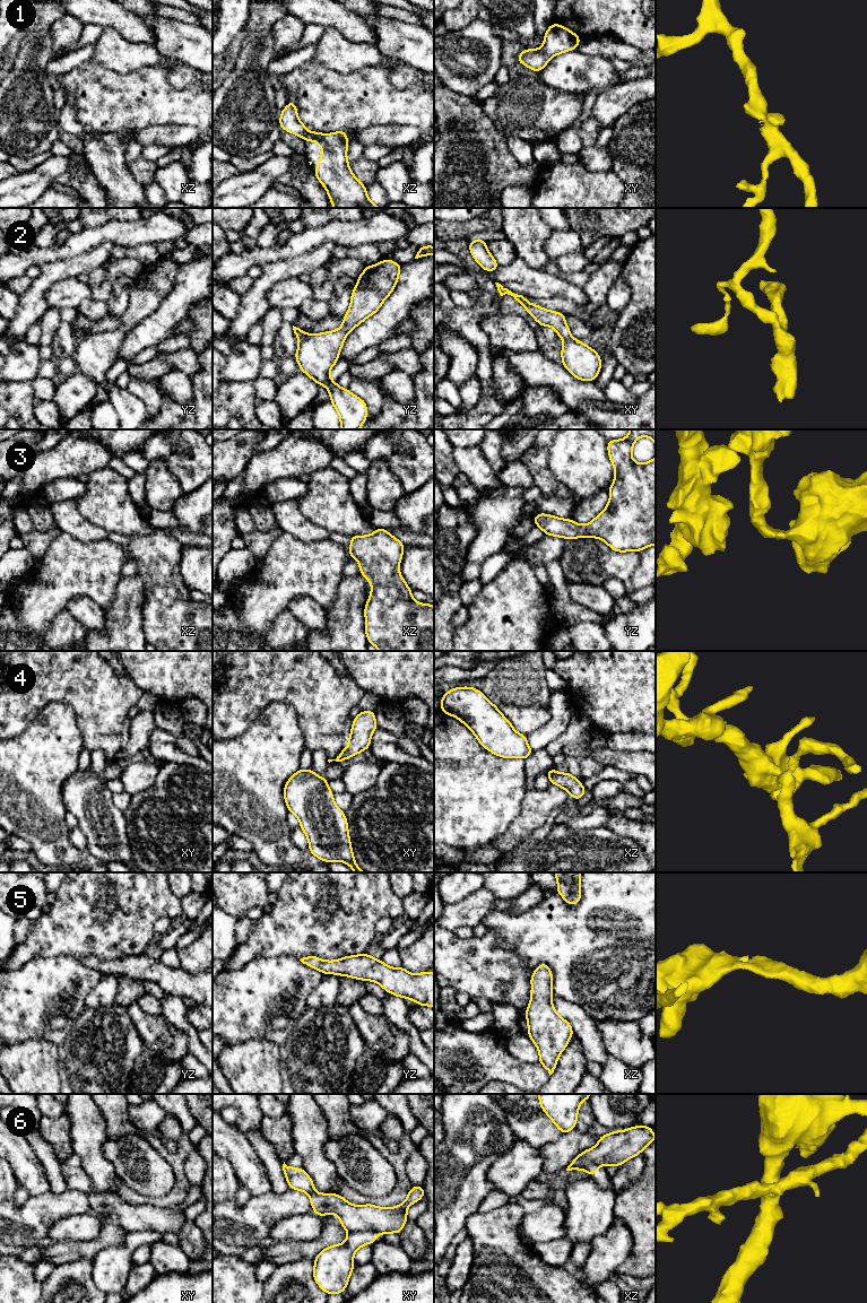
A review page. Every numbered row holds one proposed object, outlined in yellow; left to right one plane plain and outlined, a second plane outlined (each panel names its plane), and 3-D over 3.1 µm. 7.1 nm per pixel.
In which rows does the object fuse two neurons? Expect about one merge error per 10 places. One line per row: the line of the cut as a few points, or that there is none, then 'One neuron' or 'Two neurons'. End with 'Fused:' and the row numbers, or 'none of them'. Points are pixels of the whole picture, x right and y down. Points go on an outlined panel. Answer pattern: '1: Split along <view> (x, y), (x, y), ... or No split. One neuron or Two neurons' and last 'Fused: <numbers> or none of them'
1: No split. One neuron
2: No split. One neuron
3: No split. One neuron
4: No split. One neuron
5: No split. One neuron
6: Split along xz (596, 1163), (575, 1165). Two neurons
Fused: 6

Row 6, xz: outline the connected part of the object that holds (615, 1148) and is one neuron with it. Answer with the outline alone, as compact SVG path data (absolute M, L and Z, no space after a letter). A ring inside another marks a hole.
M634 1126L626 1130L612 1131L599 1137L598 1144L583 1150L567 1166L566 1171L583 1170L584 1163L622 1166L631 1157L638 1156L656 1139L652 1127Z

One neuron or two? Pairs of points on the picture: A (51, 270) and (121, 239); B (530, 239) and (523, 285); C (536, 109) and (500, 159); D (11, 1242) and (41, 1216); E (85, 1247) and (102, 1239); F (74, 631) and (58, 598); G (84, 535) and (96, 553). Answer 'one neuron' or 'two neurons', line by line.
A: two neurons
B: two neurons
C: two neurons
D: one neuron
E: one neuron
F: two neurons
G: two neurons

